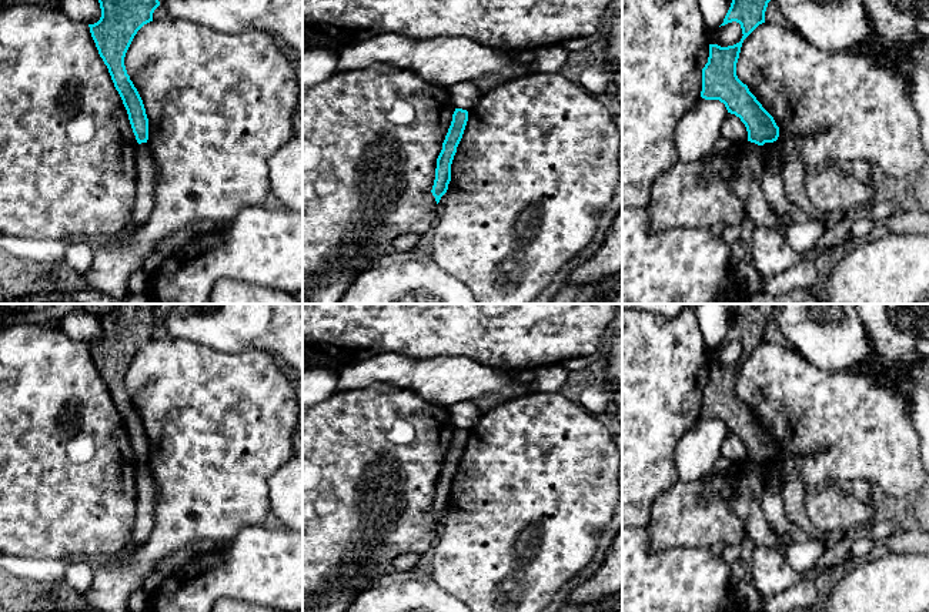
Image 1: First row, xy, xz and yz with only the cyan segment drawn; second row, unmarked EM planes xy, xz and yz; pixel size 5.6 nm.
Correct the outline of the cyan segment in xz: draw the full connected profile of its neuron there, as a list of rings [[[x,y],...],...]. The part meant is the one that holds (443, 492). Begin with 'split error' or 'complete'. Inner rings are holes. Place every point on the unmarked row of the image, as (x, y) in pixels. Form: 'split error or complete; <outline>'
complete; [[[455,428],[451,445],[442,462],[442,469],[437,478],[435,499],[431,509],[437,524],[448,509],[448,504],[451,501],[451,484],[457,472],[457,466],[462,458],[467,441],[468,431],[462,428]]]

